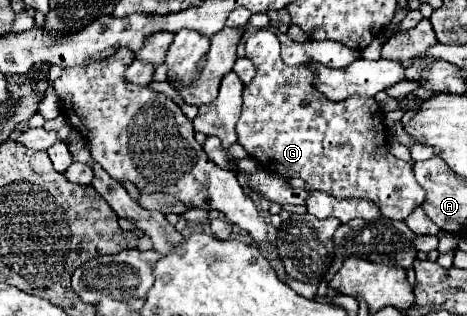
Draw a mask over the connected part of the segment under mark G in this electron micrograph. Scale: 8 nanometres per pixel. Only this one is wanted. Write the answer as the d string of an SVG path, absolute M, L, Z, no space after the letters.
M260 29L245 42L247 58L253 58L257 68L251 84L243 88L243 108L237 122L237 142L249 156L257 158L261 168L275 172L283 178L303 178L309 188L329 192L337 198L365 198L371 200L385 218L405 220L417 206L423 204L425 192L417 184L411 164L397 160L387 152L387 128L383 124L383 112L375 98L351 96L343 102L327 100L313 84L313 62L287 66L279 56L279 40L269 30Z

